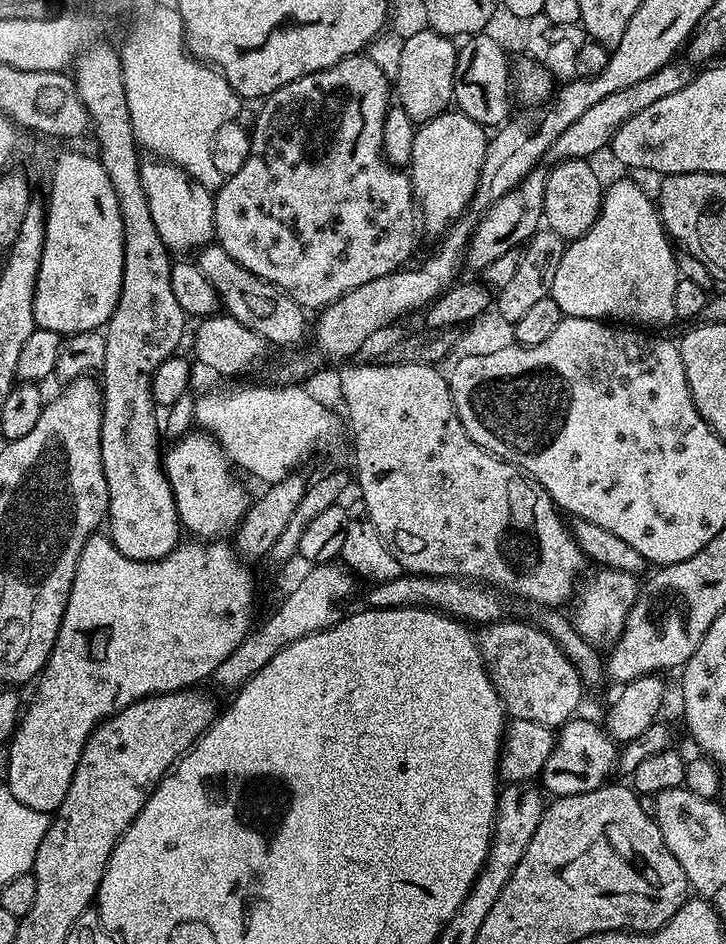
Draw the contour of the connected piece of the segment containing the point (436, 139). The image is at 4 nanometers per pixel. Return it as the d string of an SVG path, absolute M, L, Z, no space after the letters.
M459 110L446 111L417 127L410 179L412 198L423 231L425 228L428 232L447 233L463 217L460 215L463 214L464 207L475 201L489 139L489 133L481 124L466 118L466 114Z

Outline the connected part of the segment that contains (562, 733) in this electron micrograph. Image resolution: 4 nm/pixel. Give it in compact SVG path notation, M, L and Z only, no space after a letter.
M568 719L558 728L557 742L538 777L539 783L544 783L543 791L553 792L551 795L556 798L598 790L609 783L611 776L608 775L618 768L617 741L597 721L596 725L592 720L578 719Z

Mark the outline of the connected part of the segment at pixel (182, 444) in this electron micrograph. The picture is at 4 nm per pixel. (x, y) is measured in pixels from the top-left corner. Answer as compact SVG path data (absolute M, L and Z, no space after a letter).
M193 430L186 436L181 436L175 441L176 444L172 449L165 451L162 456L164 473L172 493L176 499L176 509L180 515L181 525L185 529L192 531L191 535L196 538L224 538L233 530L240 527L240 522L250 507L250 496L244 489L244 484L235 476L233 465L230 463L228 456L220 448L220 444L213 436L209 436L203 430Z

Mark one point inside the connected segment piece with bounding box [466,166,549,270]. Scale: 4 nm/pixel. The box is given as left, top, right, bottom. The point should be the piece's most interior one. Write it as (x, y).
(510, 221)

